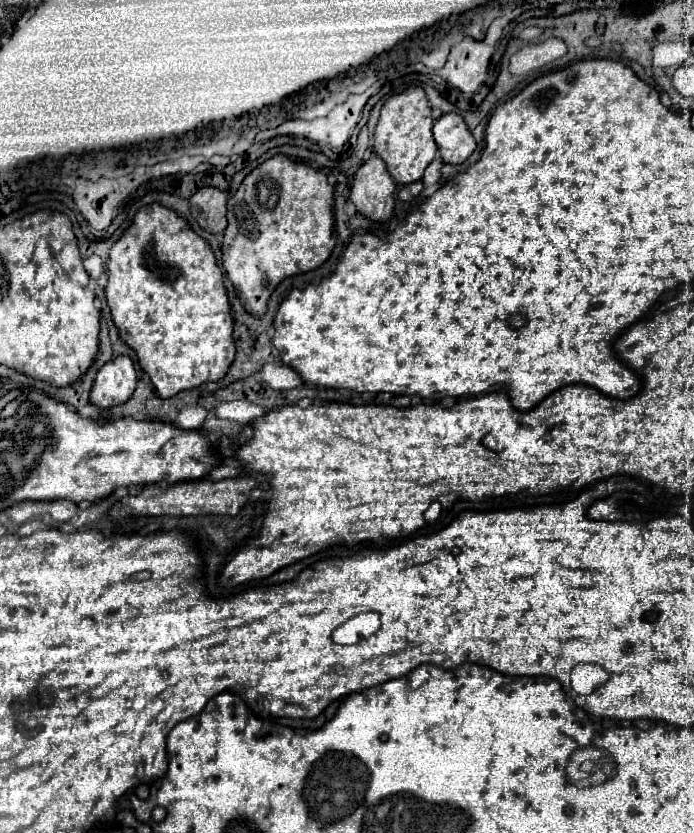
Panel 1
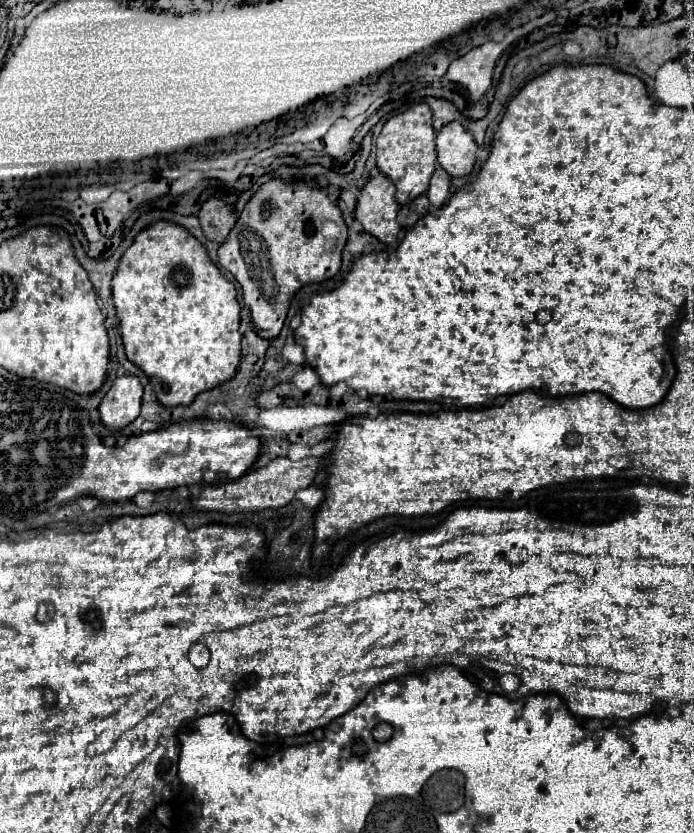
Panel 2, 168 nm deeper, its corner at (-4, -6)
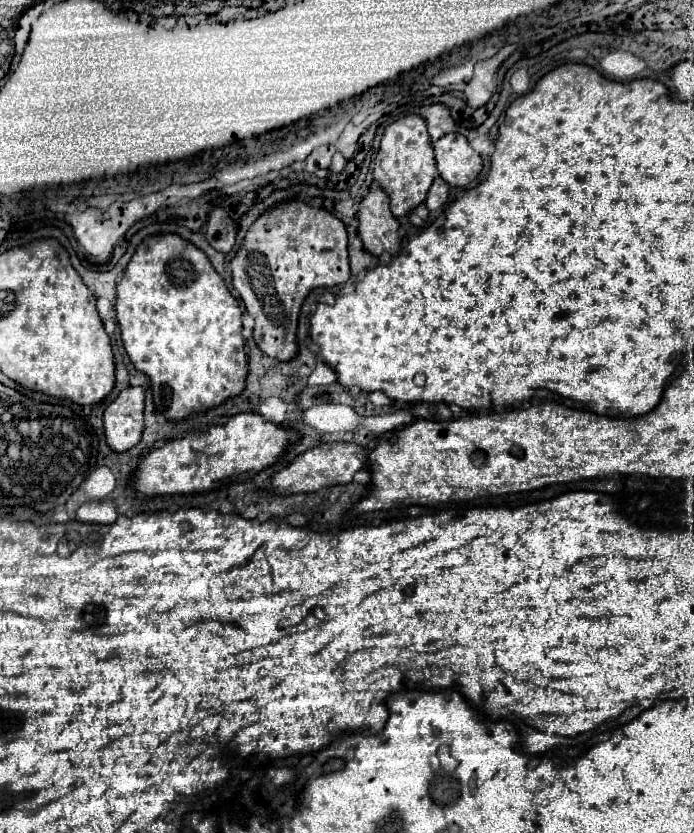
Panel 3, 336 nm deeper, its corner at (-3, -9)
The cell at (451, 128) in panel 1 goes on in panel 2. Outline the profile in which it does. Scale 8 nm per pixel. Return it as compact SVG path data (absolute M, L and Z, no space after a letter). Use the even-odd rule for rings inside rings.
M458 121L444 125L436 135L438 163L452 177L466 177L472 173L476 163L476 149L478 145L472 133Z

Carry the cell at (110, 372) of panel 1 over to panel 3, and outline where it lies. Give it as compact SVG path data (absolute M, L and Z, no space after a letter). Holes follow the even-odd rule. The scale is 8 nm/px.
M129 386L105 408L105 438L115 452L125 452L141 440L143 432L143 400L141 386Z

